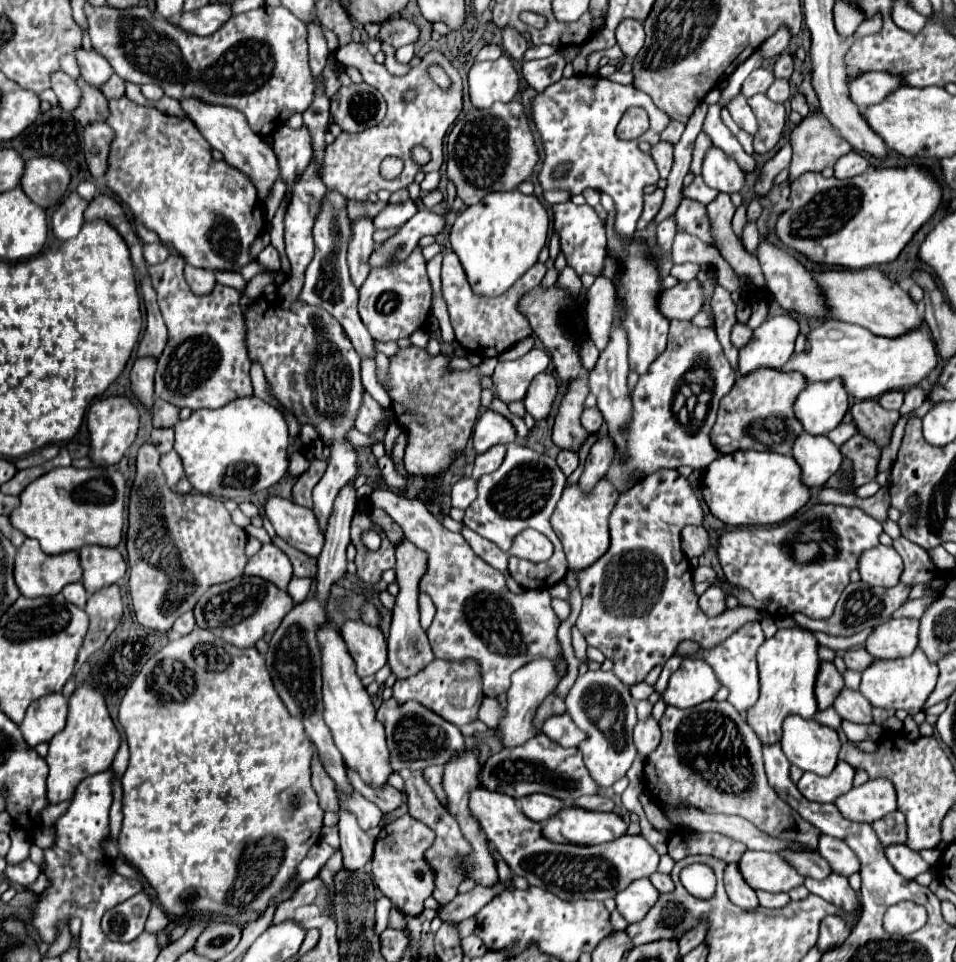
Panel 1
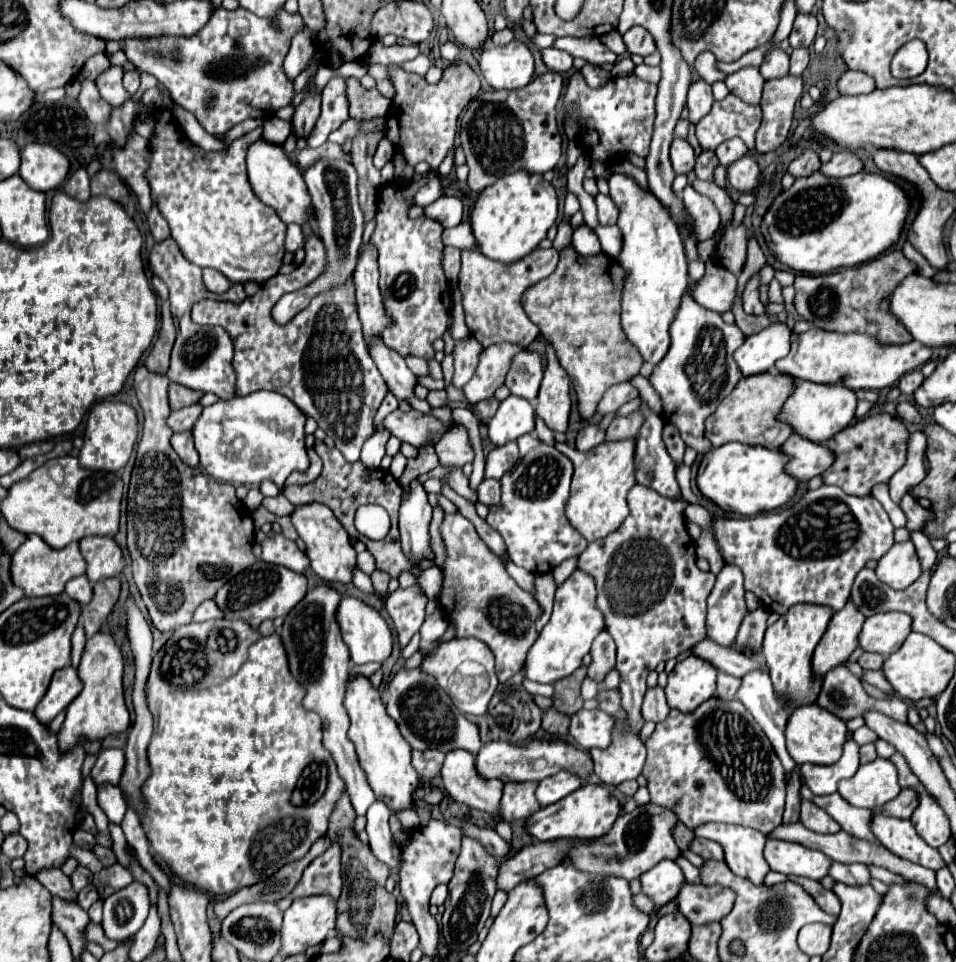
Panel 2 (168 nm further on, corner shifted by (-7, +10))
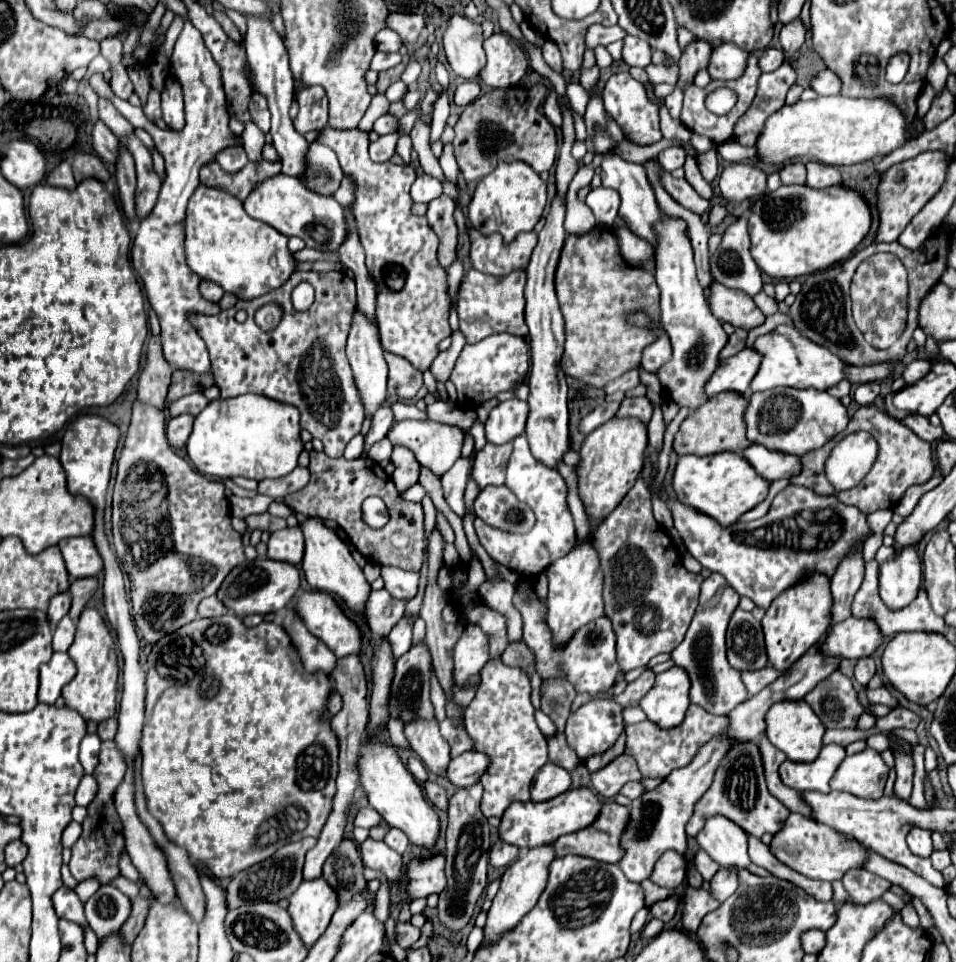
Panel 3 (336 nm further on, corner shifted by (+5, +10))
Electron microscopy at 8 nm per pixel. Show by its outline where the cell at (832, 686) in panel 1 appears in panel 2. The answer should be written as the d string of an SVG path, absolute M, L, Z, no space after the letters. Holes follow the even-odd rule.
M848 667L834 669L834 673L828 673L824 677L816 703L834 713L836 717L840 717L842 721L850 721L866 711L880 711L888 713L888 717L896 721L906 721L908 711L908 703L898 697L886 701L870 697L864 691L860 679L852 675Z

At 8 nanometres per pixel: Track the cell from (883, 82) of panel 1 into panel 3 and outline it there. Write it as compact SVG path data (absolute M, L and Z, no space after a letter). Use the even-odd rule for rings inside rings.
M824 69L820 71L814 79L812 79L812 89L818 93L818 95L838 95L840 89L842 89L842 81L840 77L830 71L830 69Z

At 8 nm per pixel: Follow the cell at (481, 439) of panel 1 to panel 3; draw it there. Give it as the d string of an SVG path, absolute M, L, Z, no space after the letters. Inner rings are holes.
M508 399L498 403L492 411L488 421L484 423L486 427L486 439L488 443L502 445L512 441L514 437L524 433L526 425L526 415L528 415L528 403L520 399Z

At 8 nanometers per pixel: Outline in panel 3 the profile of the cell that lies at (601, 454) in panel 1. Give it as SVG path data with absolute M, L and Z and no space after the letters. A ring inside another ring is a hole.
M636 397L636 399L624 399L620 403L620 409L616 413L618 419L628 419L628 417L636 417L640 419L644 425L650 423L652 417L652 403L648 397Z

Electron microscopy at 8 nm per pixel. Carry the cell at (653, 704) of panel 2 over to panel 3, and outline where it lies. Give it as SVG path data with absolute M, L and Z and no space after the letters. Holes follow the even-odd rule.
M646 667L646 671L634 681L634 683L628 683L628 687L624 689L622 695L616 695L618 699L618 705L622 705L622 709L626 709L626 705L638 705L640 699L650 691L650 687L654 685L654 673L652 669Z

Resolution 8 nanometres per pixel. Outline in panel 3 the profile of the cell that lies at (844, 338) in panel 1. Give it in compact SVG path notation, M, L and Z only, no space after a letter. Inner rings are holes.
M778 325L772 333L760 335L754 343L754 349L764 355L762 365L756 373L756 377L750 383L750 391L766 391L774 387L796 387L796 389L818 389L828 391L830 387L838 385L842 379L846 379L846 369L852 367L850 363L842 361L838 355L830 353L830 349L816 345L808 337L800 335L798 329L792 325Z

